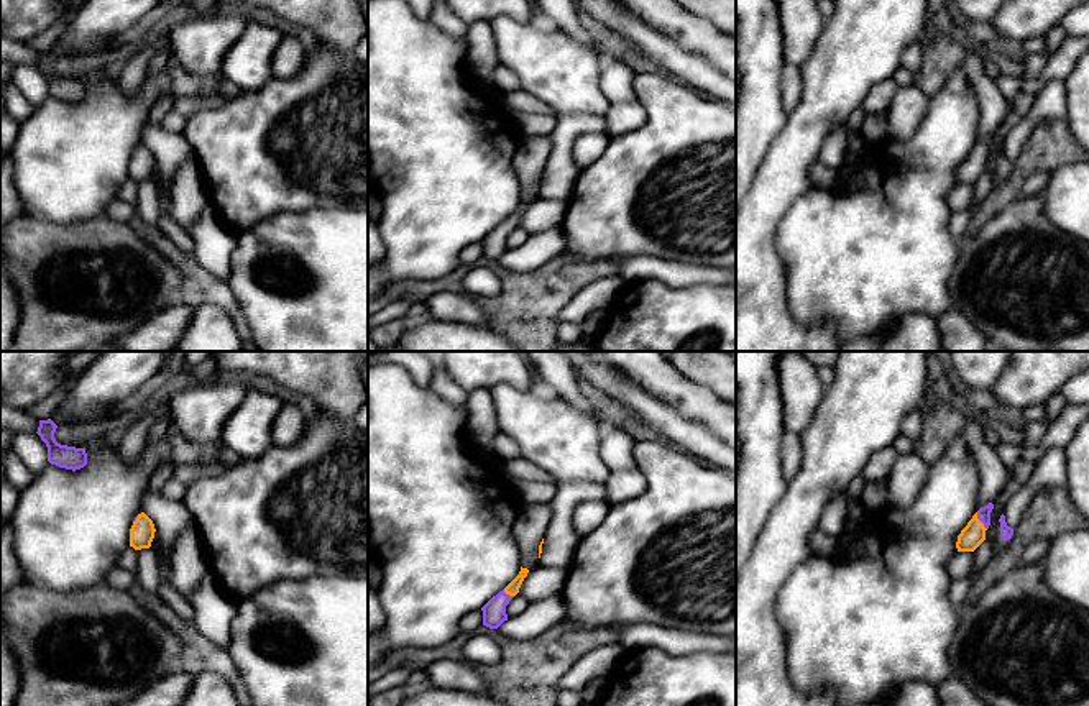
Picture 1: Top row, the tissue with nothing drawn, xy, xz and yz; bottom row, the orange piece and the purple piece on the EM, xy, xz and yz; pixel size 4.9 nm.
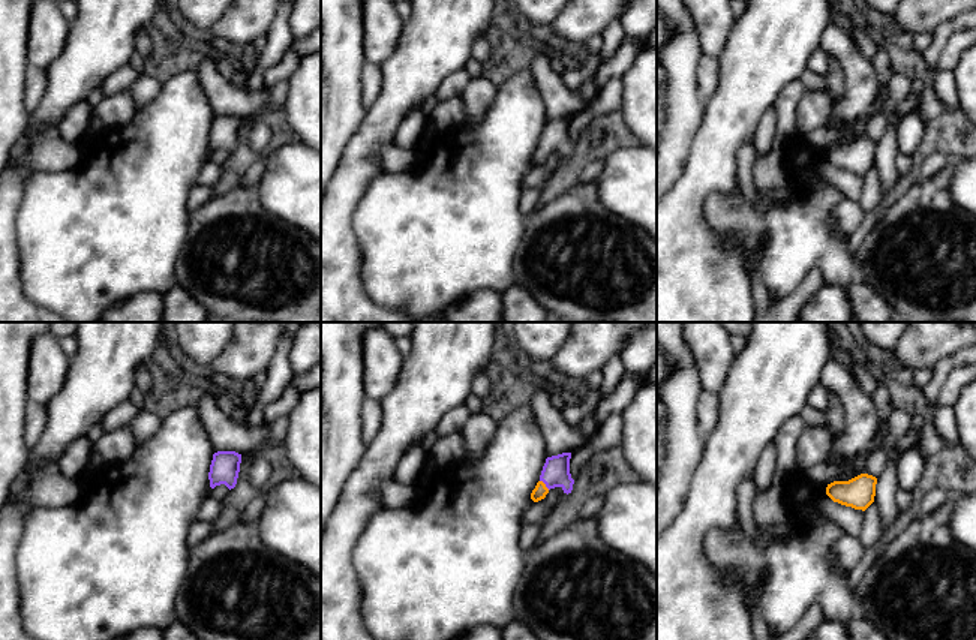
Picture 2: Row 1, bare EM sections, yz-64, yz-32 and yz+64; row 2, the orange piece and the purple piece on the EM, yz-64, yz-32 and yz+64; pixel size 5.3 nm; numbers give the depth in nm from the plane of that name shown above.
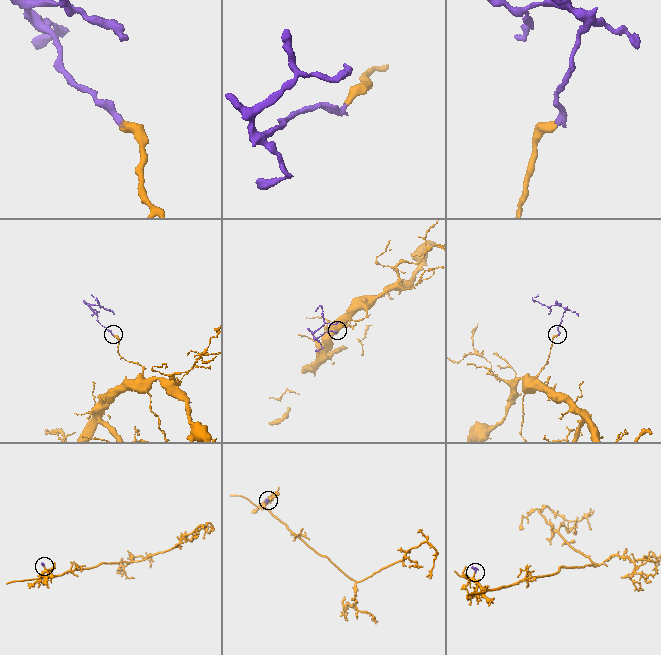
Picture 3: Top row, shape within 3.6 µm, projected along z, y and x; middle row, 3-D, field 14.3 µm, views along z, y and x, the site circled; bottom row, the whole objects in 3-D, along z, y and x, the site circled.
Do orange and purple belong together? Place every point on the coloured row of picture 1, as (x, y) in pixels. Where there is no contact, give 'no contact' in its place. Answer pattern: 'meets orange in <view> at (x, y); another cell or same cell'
meets orange in yz at (979, 521); same cell

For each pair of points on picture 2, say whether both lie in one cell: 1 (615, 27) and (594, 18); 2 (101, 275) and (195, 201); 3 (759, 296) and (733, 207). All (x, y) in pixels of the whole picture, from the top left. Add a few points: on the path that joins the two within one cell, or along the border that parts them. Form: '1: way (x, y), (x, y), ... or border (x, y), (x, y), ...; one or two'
1: border (619, 15), (600, 35); two
2: border (195, 186), (189, 194), (188, 212); two
3: border (754, 273), (760, 278), (772, 302); two

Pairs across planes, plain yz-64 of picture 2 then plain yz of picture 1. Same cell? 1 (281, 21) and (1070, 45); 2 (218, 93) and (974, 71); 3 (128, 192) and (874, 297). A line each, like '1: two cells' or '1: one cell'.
1: two cells
2: one cell
3: one cell

